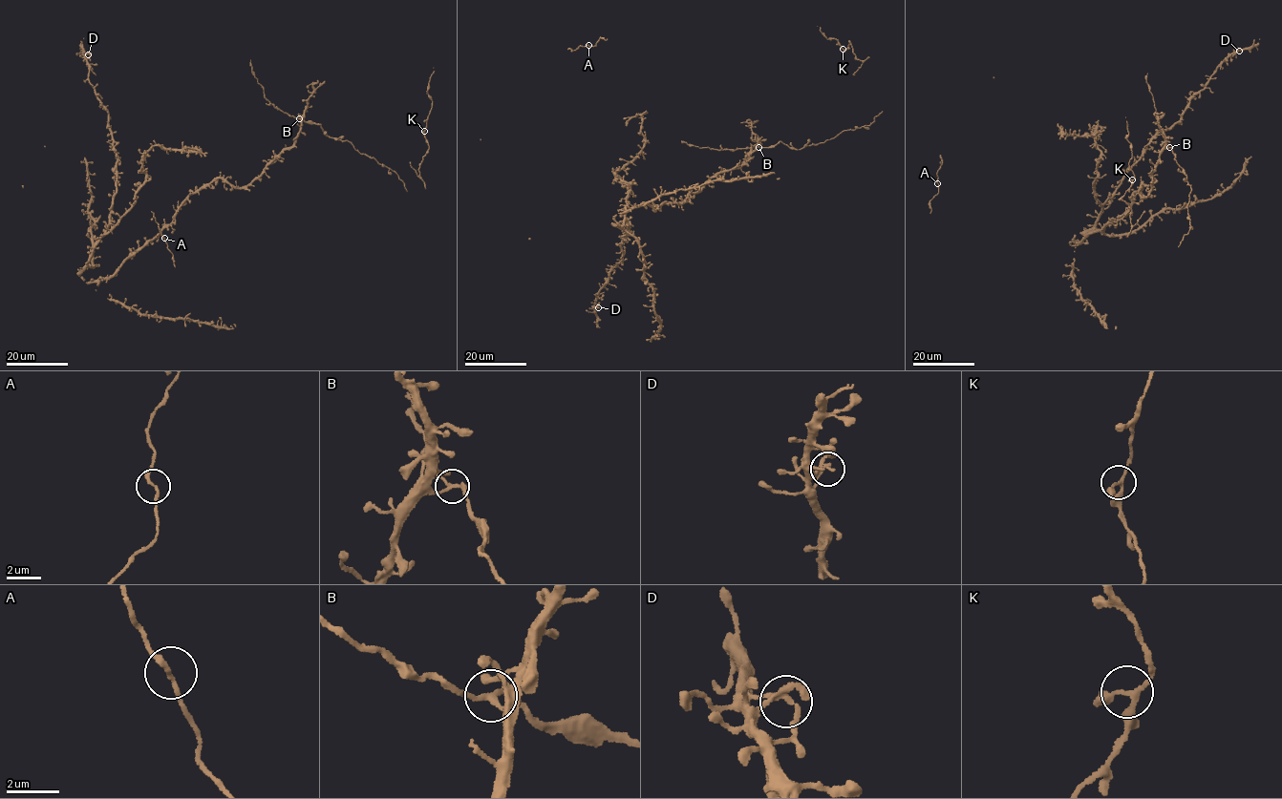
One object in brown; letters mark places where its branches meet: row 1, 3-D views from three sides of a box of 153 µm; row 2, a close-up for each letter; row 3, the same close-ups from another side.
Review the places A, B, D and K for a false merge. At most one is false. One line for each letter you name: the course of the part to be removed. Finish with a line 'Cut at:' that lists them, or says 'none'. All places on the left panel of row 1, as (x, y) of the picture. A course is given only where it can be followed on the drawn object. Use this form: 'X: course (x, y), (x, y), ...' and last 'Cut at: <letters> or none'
B: course (299, 118), (320, 125), (329, 136), (347, 140), (356, 150), (394, 171), (407, 191)
Cut at: B

